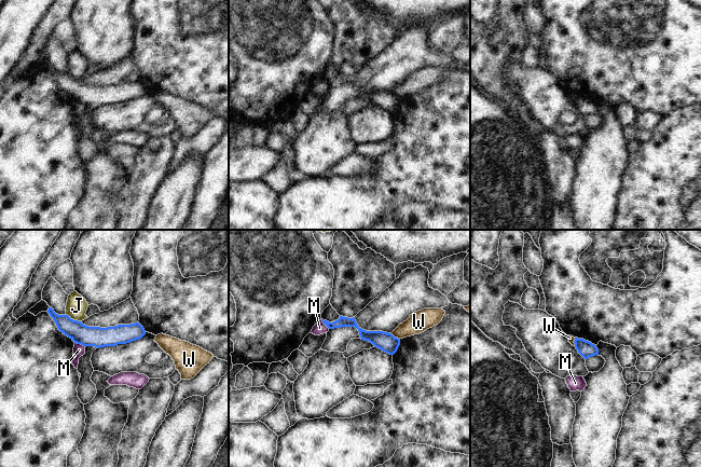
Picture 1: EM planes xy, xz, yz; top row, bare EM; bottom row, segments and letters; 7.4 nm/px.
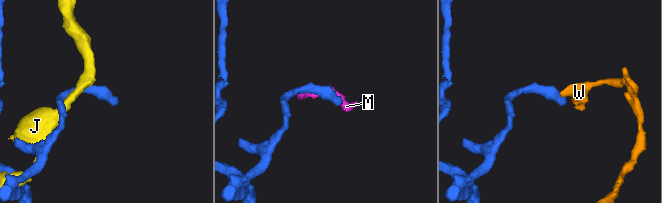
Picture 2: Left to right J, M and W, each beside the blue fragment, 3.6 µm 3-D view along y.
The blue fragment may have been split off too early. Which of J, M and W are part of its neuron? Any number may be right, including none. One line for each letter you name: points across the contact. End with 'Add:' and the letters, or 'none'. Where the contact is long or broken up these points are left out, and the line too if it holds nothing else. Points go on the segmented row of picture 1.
Add: none.

